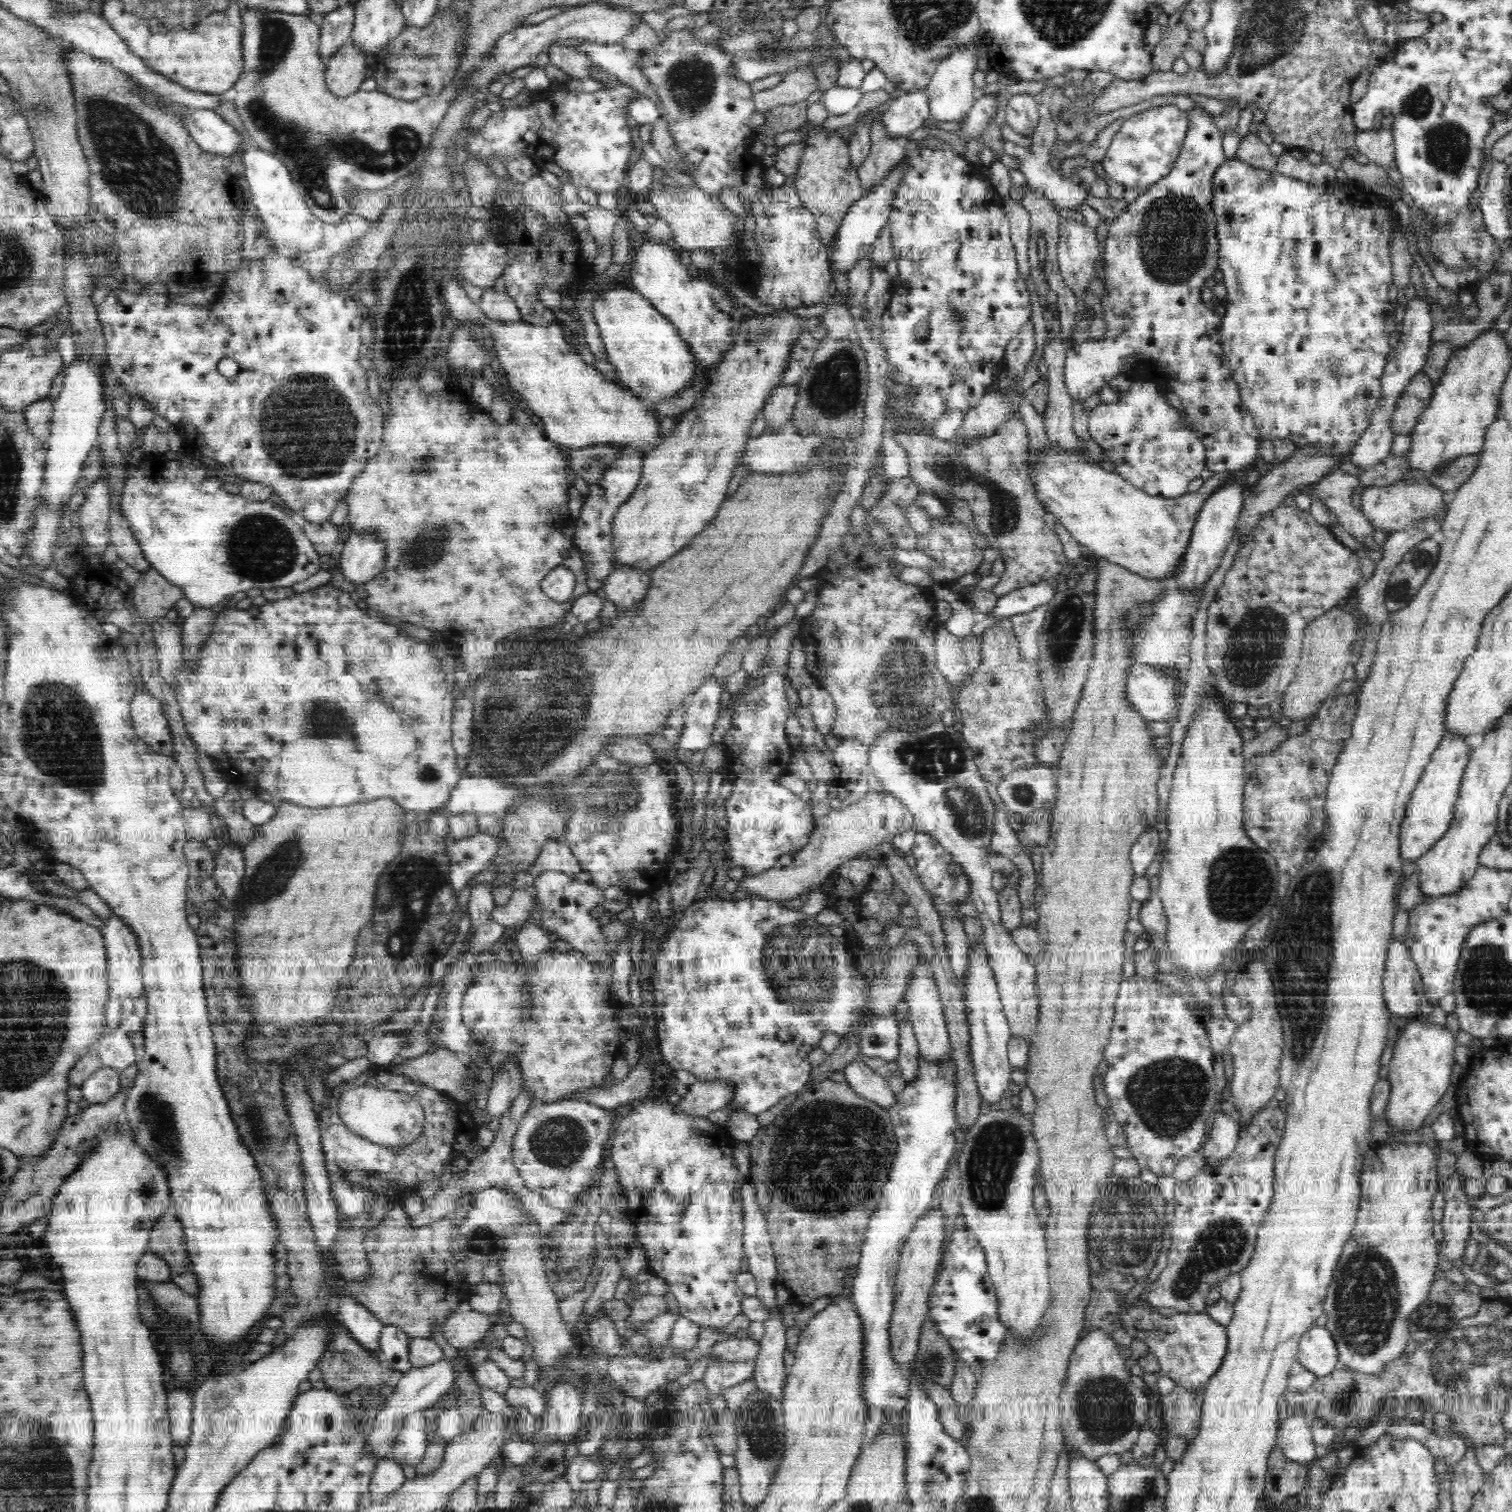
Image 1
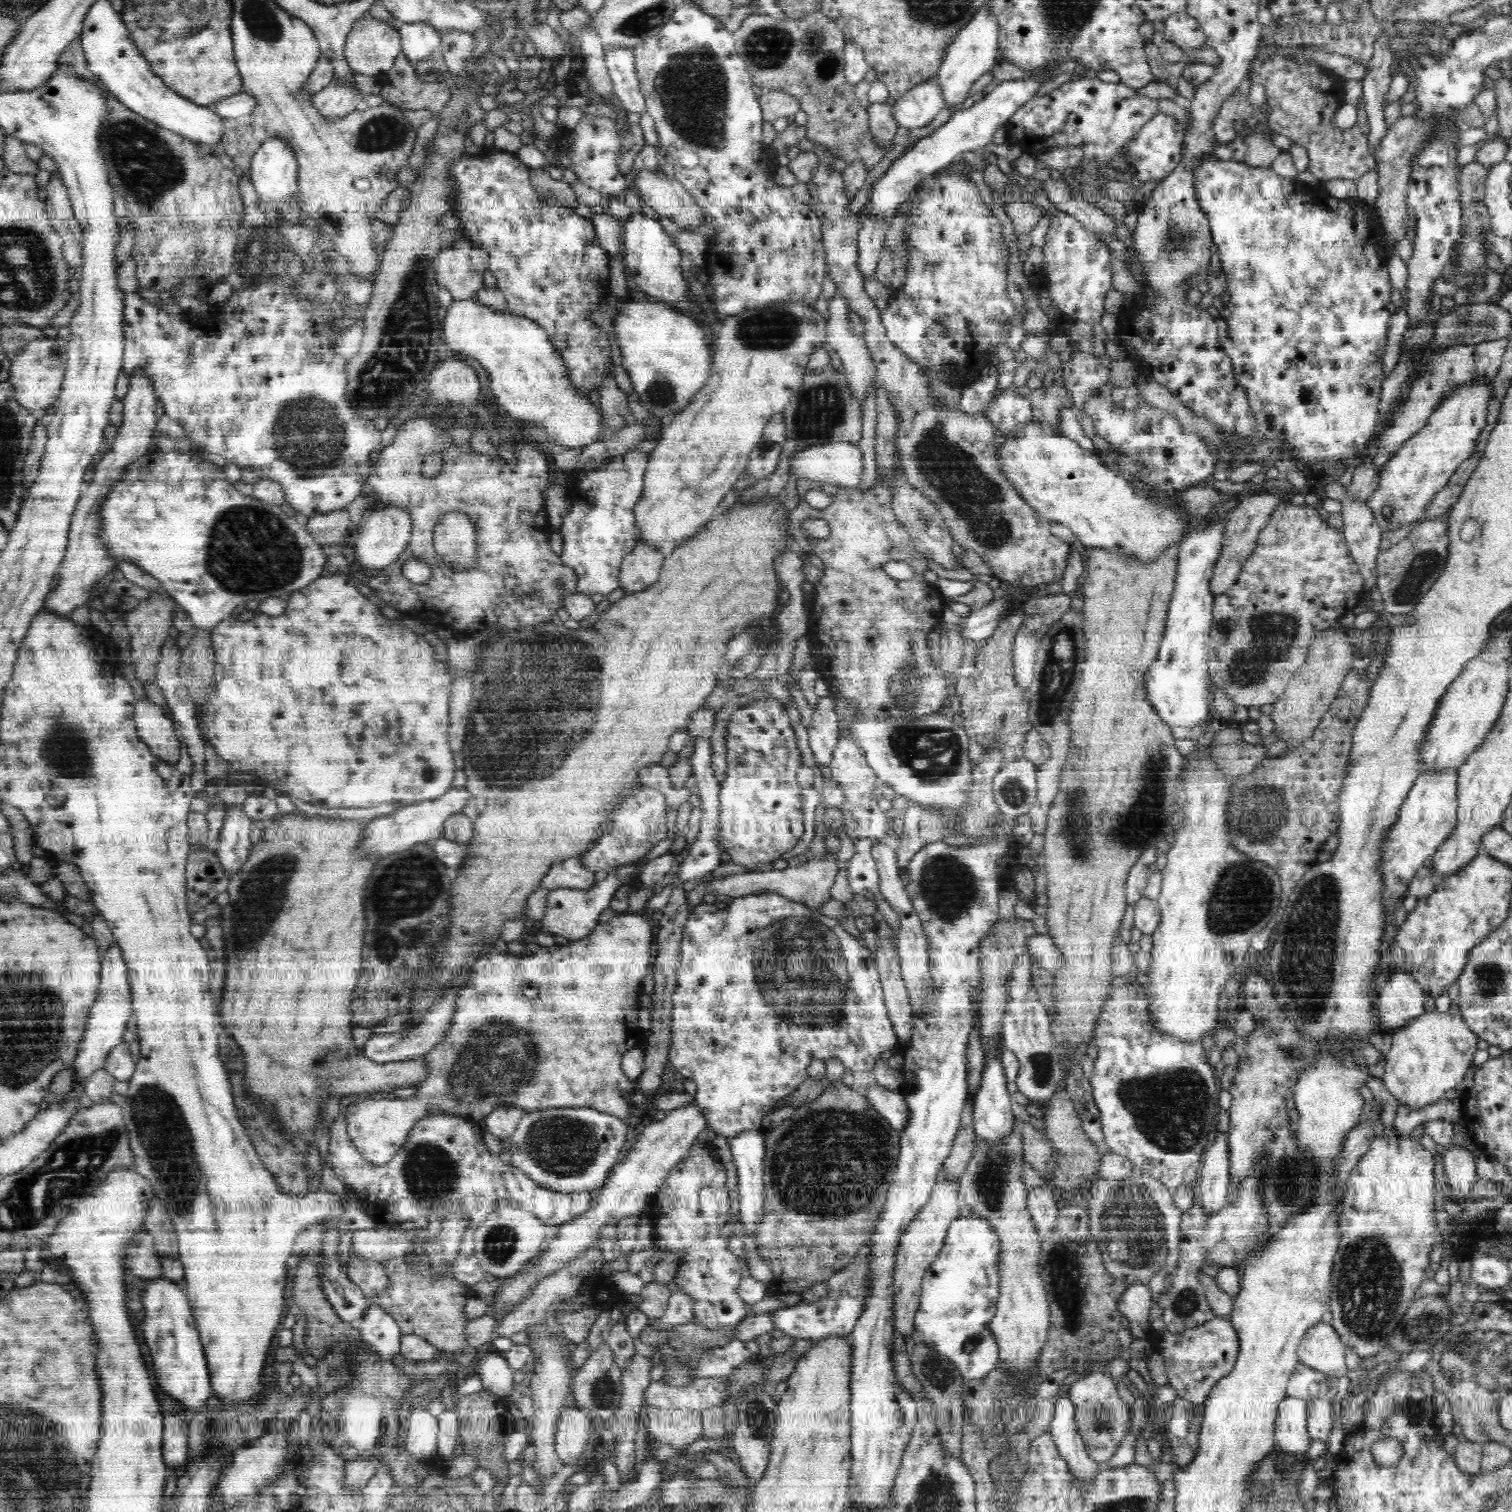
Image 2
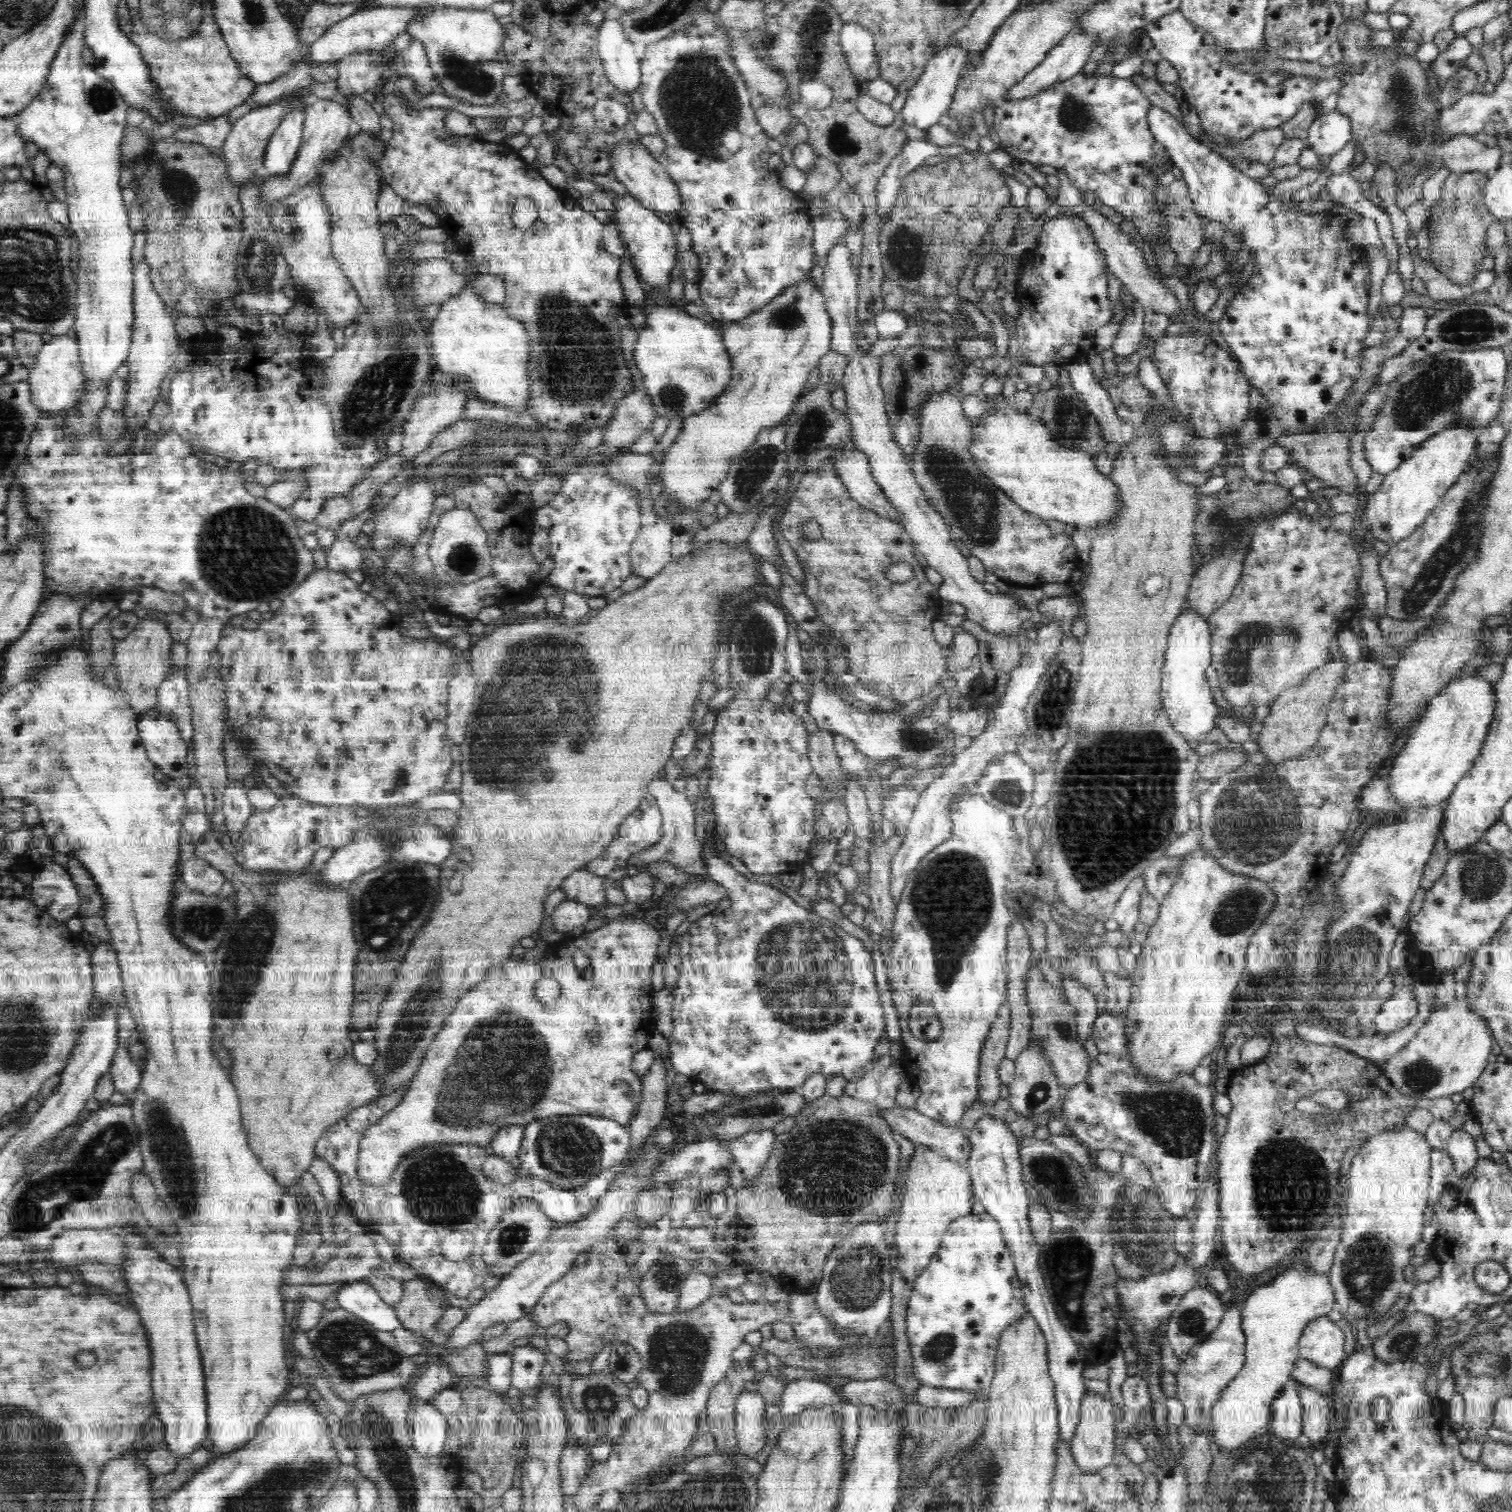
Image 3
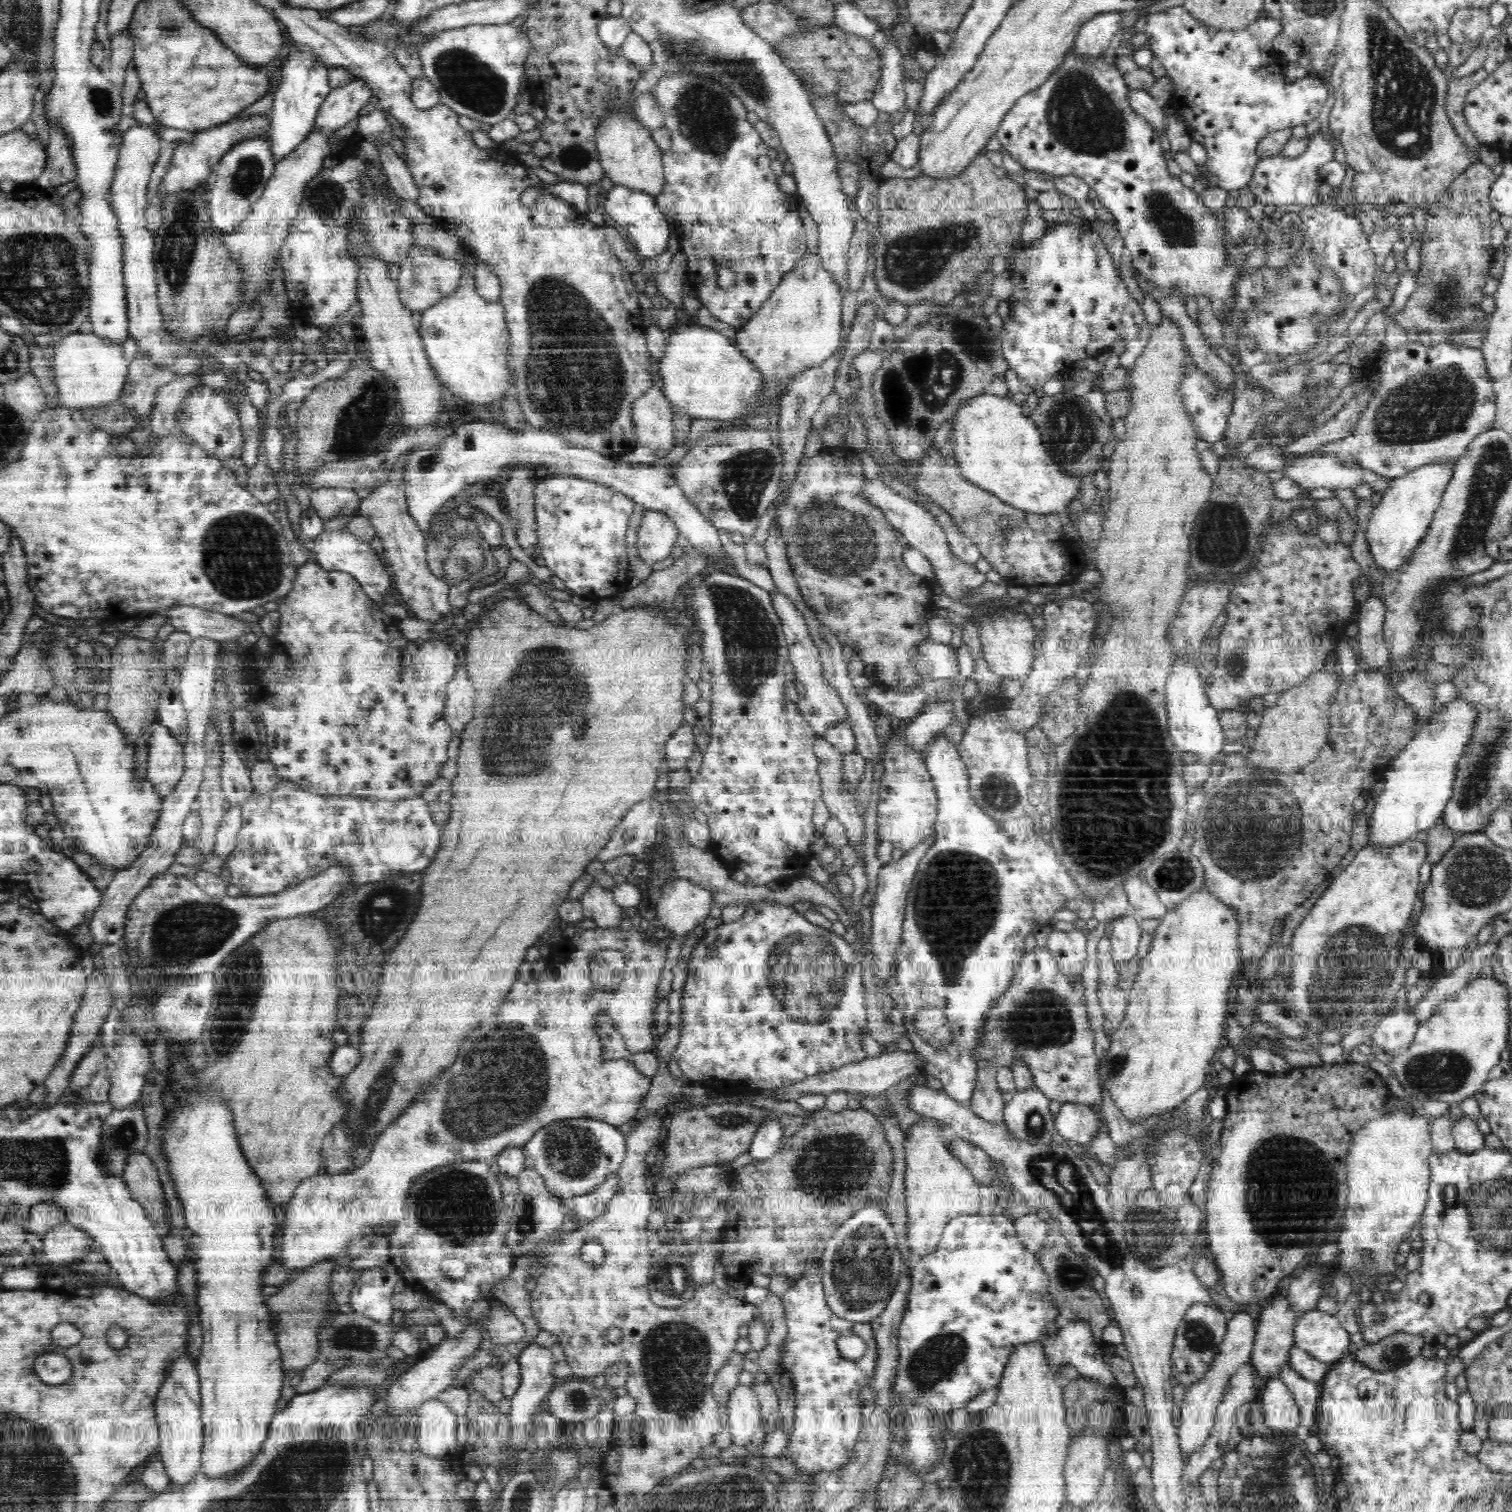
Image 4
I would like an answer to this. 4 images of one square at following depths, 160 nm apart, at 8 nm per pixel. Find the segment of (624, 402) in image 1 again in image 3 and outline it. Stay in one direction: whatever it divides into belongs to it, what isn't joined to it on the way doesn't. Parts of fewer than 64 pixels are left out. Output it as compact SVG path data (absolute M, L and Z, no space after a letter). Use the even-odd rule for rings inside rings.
M468 281L456 296L441 303L436 319L429 326L429 335L432 344L433 368L452 376L456 380L467 380L472 385L474 396L483 400L498 403L514 411L527 410L530 396L530 383L528 382L527 364L530 358L528 349L528 335L524 324L515 317L508 316L500 304L489 303L476 293L473 281Z

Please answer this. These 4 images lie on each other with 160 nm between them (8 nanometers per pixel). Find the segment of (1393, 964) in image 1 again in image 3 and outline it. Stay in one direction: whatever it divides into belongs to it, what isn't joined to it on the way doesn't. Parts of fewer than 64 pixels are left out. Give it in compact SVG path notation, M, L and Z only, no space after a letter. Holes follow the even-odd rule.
M1414 985L1410 988L1401 987L1392 996L1381 1004L1379 1012L1375 1016L1373 1032L1390 1033L1404 1028L1418 1012Z

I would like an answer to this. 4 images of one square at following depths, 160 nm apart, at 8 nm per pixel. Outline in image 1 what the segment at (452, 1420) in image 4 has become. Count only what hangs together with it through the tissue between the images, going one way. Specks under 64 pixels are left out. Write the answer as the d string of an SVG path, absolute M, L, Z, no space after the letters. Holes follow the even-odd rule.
M424 1410L408 1414L404 1418L400 1434L396 1436L392 1460L415 1467L424 1458L426 1448L432 1443L432 1432L426 1432L426 1428L428 1424L424 1419Z

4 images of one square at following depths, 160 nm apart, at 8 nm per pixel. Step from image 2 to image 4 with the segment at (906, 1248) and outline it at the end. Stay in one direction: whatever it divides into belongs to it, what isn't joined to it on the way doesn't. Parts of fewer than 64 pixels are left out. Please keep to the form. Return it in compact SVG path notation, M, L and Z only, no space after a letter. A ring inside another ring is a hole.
M923 1119L912 1124L905 1136L905 1188L908 1212L906 1241L915 1259L936 1251L946 1224L955 1216L976 1214L981 1208L981 1185L952 1153L946 1137L947 1131L934 1119Z

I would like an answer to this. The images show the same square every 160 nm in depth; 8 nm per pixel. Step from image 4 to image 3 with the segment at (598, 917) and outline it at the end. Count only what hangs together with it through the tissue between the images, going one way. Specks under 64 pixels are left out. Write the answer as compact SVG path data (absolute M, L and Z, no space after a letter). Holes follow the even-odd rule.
M587 868L577 869L566 876L560 888L568 900L581 902L594 909L608 908L606 906L606 892L602 887L604 877L591 873Z

